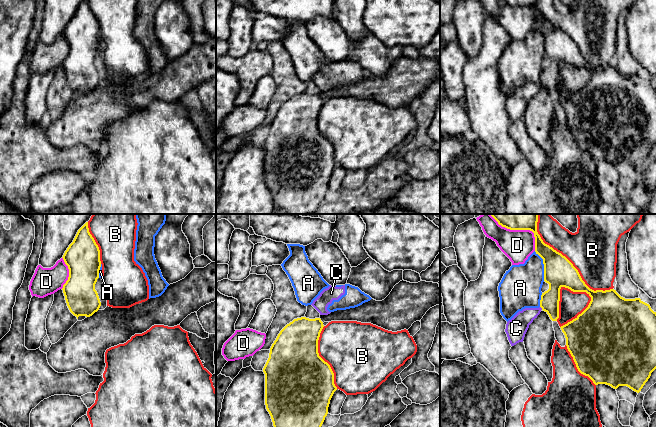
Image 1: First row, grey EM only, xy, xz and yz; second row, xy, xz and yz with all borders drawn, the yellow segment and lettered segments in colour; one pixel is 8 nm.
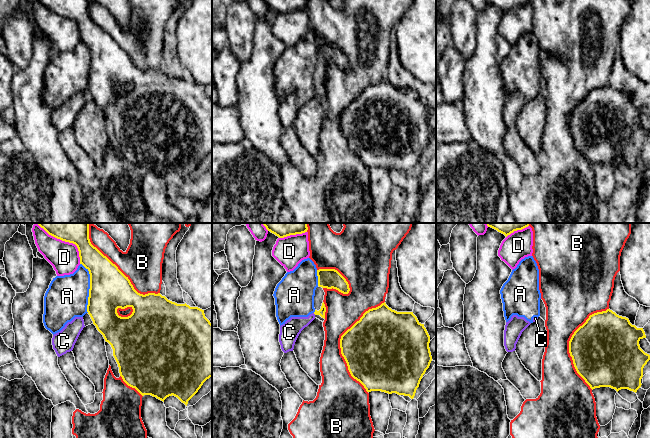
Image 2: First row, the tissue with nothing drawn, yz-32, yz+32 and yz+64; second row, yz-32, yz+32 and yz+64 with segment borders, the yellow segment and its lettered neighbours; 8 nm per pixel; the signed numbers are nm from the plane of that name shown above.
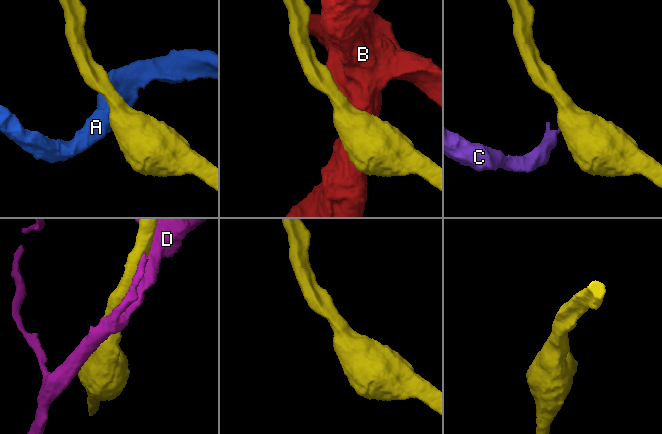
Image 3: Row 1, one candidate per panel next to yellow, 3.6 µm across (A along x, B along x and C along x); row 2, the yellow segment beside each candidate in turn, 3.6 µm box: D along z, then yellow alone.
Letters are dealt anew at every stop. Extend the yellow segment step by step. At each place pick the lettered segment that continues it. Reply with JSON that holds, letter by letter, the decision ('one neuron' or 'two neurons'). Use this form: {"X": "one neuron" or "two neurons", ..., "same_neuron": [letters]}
{"A": "two neurons", "B": "two neurons", "C": "two neurons", "D": "two neurons", "same_neuron": []}

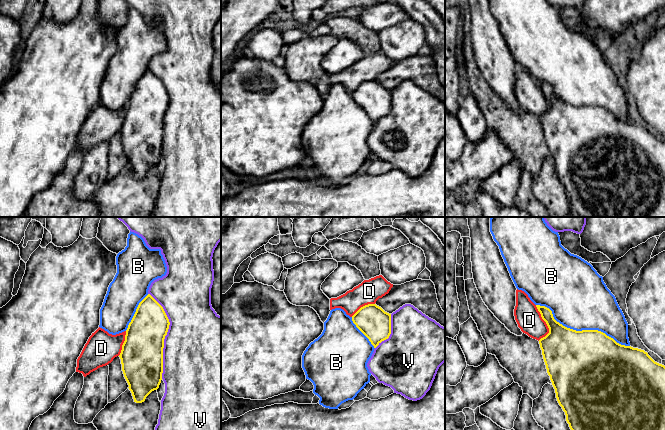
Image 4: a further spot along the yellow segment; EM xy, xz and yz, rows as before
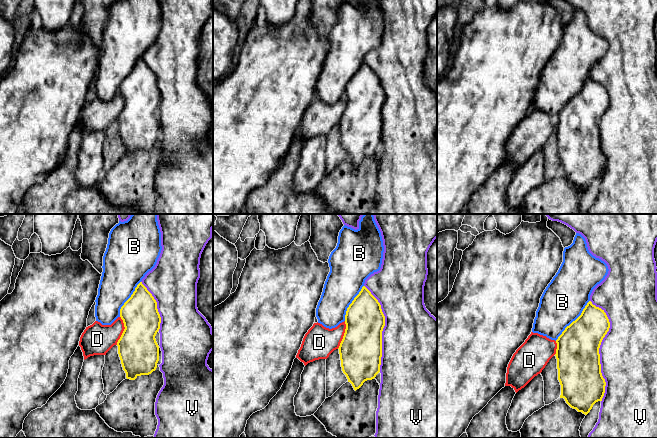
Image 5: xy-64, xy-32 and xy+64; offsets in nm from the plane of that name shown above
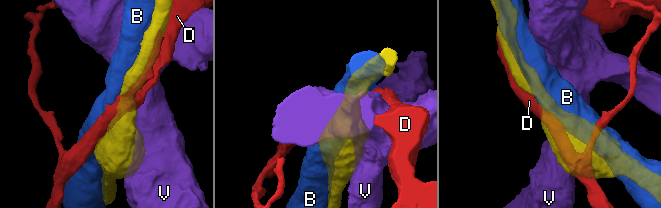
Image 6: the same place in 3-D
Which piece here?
{"B": "one neuron", "D": "two neurons", "V": "two neurons", "same_neuron": ["B"]}

